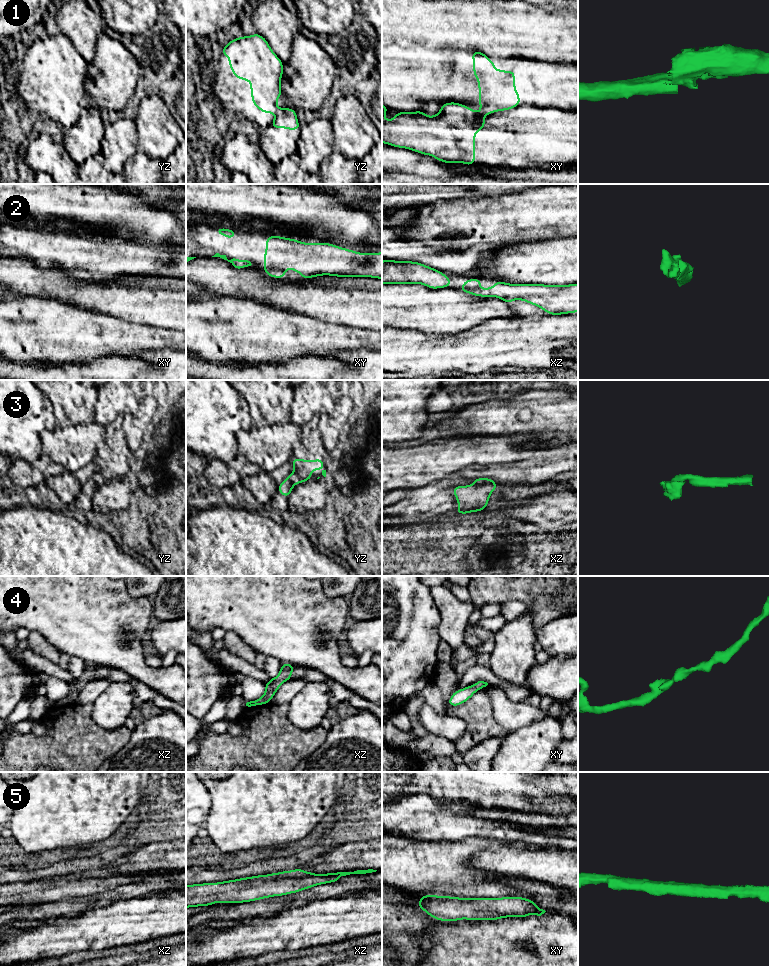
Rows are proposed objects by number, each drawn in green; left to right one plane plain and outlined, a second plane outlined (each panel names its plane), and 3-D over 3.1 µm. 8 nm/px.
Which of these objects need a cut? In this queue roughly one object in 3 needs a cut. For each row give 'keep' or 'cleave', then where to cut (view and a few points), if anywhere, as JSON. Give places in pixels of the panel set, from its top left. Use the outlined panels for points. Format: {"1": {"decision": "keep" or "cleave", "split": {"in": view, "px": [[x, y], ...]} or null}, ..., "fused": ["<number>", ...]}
{"1": {"decision": "cleave", "split": {"in": "yz", "px": [[279, 108], [275, 113]]}}, "2": {"decision": "keep", "split": null}, "3": {"decision": "cleave", "split": {"in": "xz", "px": [[493, 482], [474, 484]]}}, "4": {"decision": "keep", "split": null}, "5": {"decision": "keep", "split": null}, "fused": ["1", "3"]}

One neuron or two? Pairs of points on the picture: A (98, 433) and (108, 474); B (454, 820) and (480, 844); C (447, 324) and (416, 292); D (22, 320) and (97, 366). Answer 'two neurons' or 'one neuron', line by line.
A: two neurons
B: two neurons
C: one neuron
D: two neurons

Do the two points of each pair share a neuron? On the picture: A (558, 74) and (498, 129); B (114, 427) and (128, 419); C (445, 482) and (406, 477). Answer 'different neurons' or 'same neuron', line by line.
A: different neurons
B: different neurons
C: different neurons

